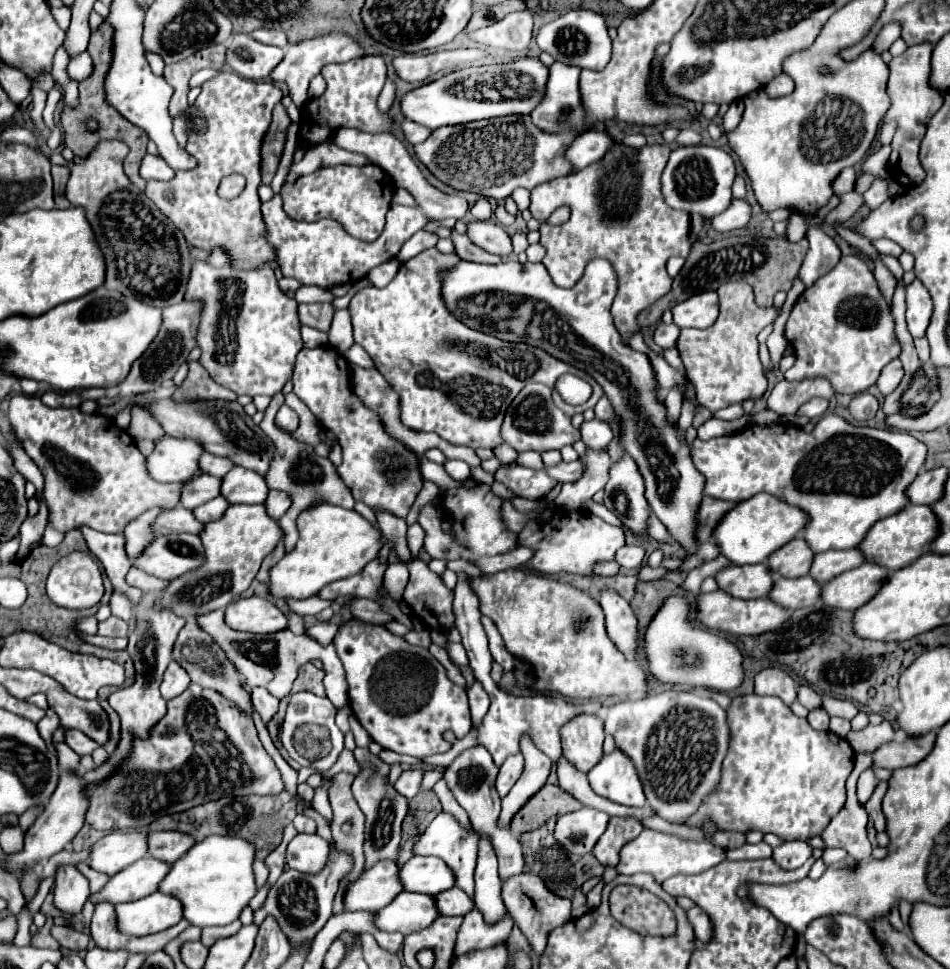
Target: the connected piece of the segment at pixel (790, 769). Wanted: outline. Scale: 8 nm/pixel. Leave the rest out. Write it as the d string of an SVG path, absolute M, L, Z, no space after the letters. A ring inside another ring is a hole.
M736 696L728 708L728 724L732 740L722 782L688 826L698 828L702 818L710 816L720 830L774 832L780 838L788 836L784 840L820 836L846 804L846 780L854 768L849 742L828 730L814 730L774 696Z

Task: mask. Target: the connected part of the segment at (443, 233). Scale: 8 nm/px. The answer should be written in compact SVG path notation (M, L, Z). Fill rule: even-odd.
M444 219L437 222L431 222L424 227L425 231L435 233L439 238L449 238L451 236L451 230L454 228L456 220Z

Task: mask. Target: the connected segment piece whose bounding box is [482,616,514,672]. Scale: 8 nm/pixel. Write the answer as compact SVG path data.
M482 618L482 626L488 634L488 640L490 640L490 654L492 658L504 668L504 672L510 672L514 670L514 656L506 650L504 642L502 642L502 636L498 634L498 628L494 626L494 622L490 622L490 618Z

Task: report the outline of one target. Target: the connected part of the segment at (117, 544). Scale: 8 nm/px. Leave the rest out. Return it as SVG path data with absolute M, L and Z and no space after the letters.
M80 526L88 550L102 562L108 578L112 580L114 590L122 590L132 604L138 604L142 598L142 590L132 588L126 584L124 576L130 570L130 560L124 550L124 536L122 534L104 534L90 530L88 526Z

